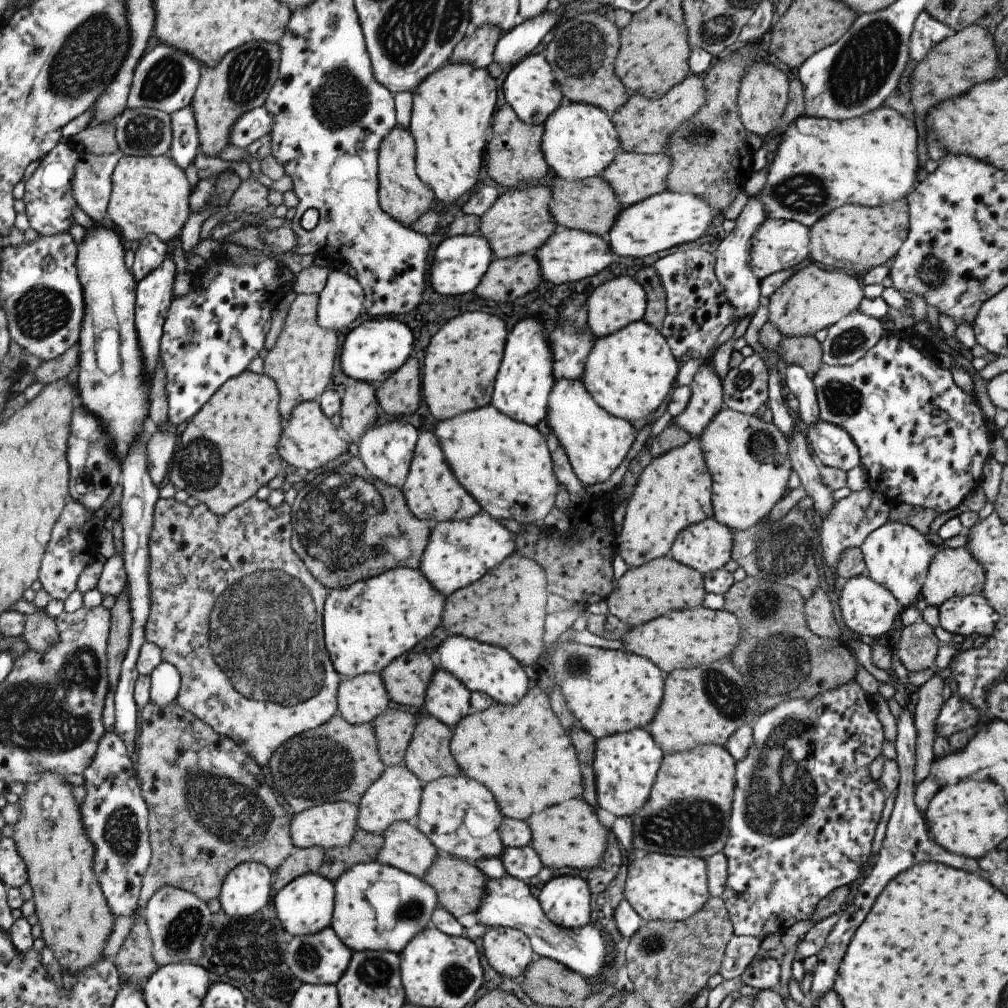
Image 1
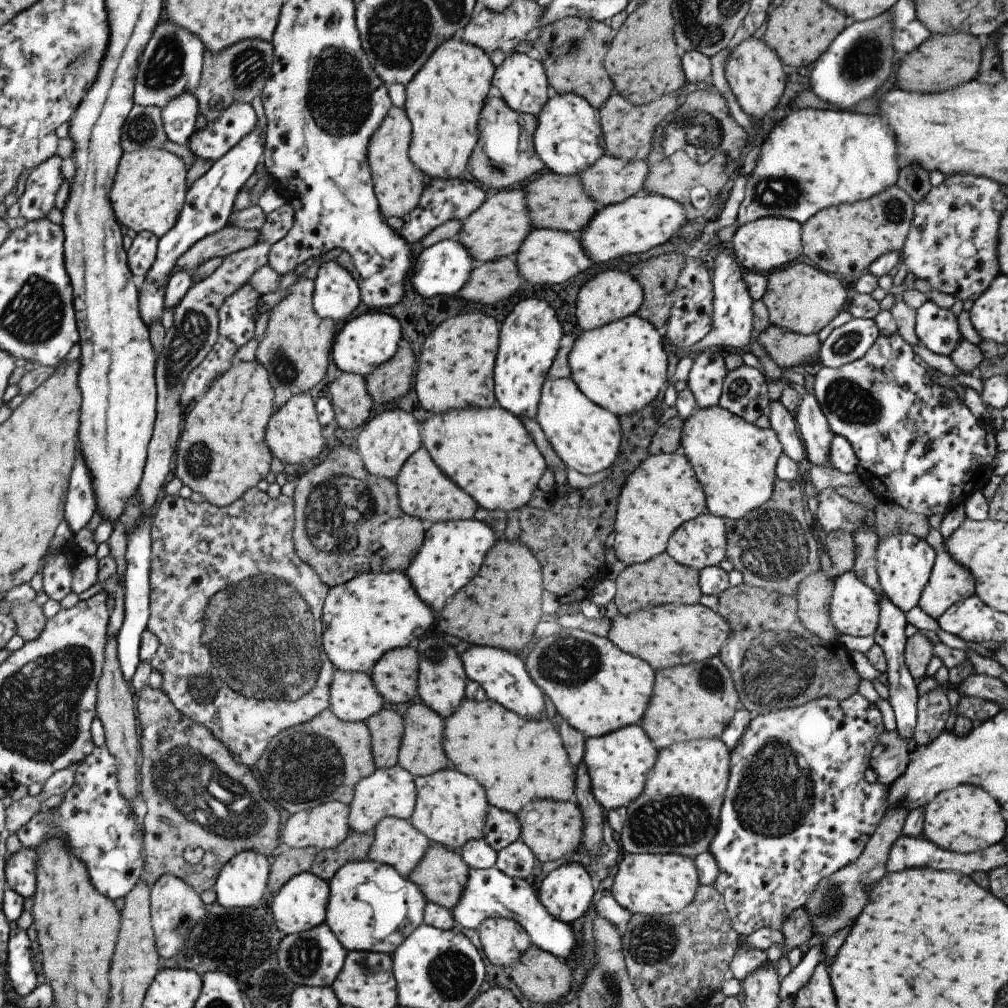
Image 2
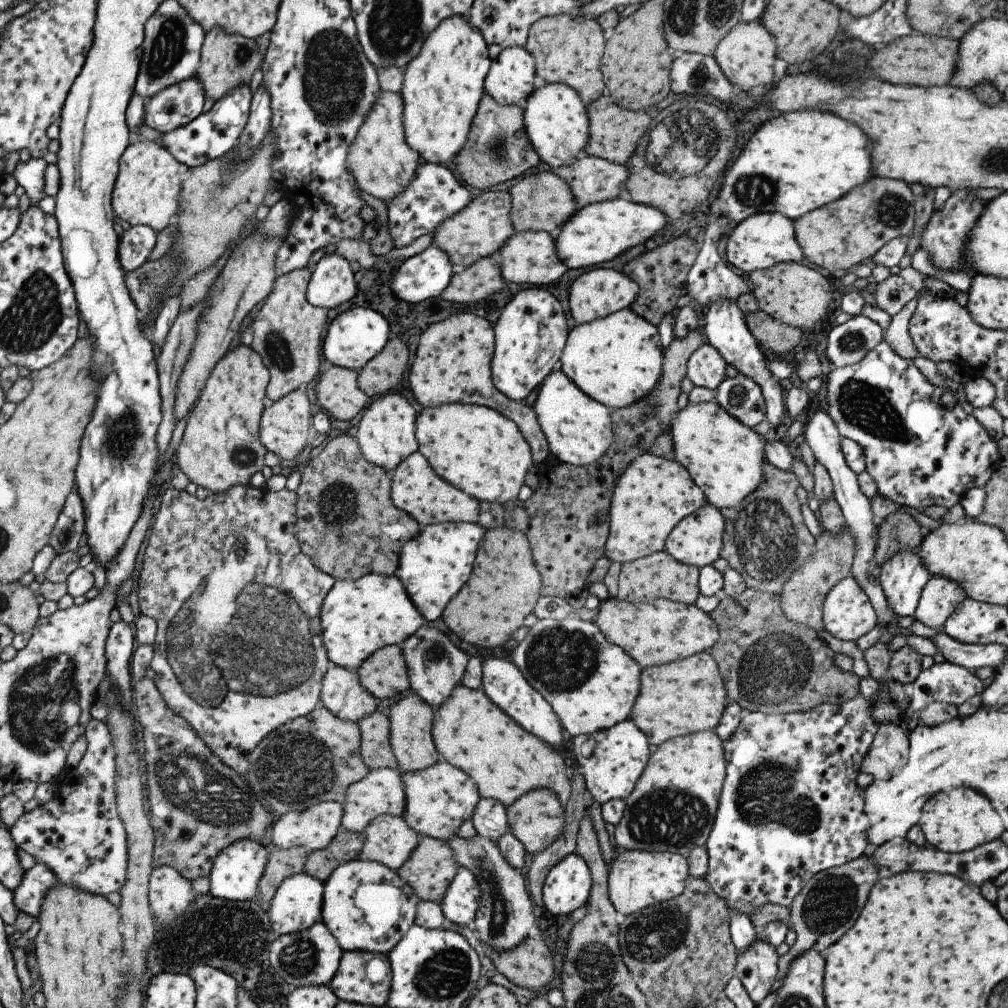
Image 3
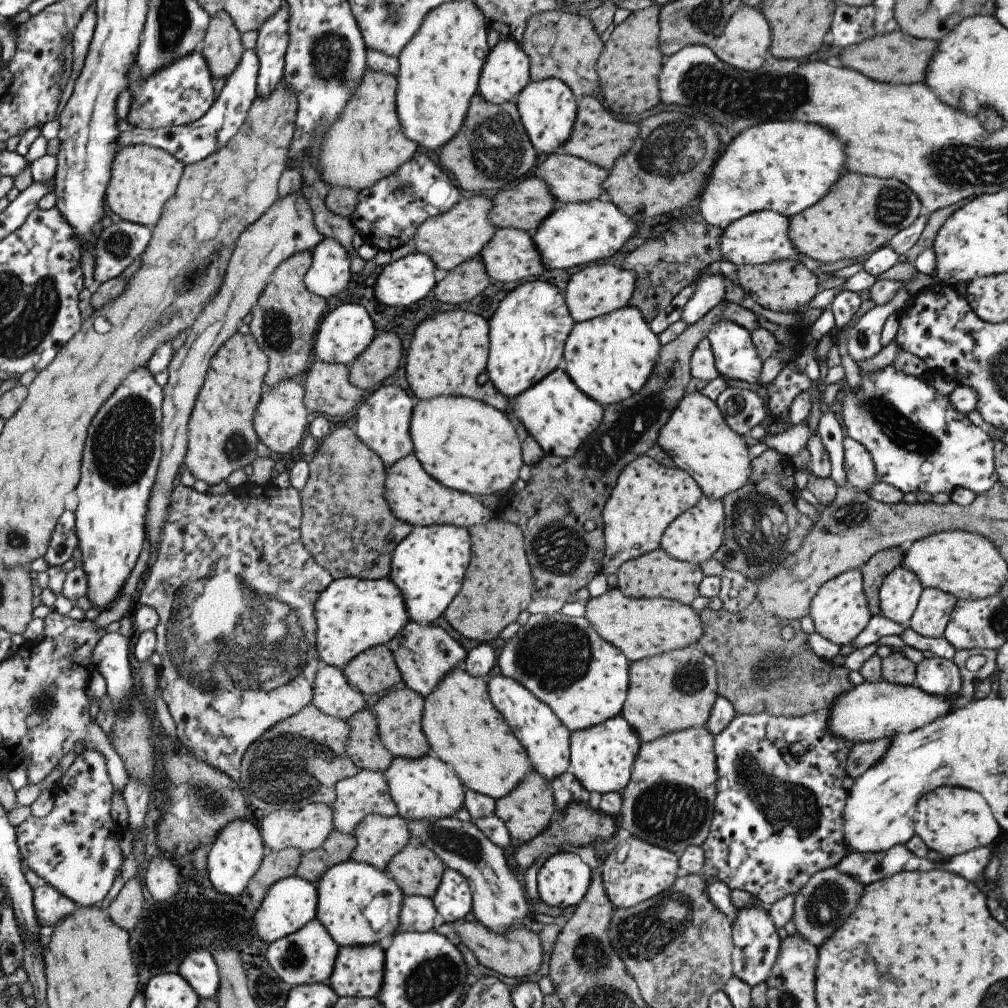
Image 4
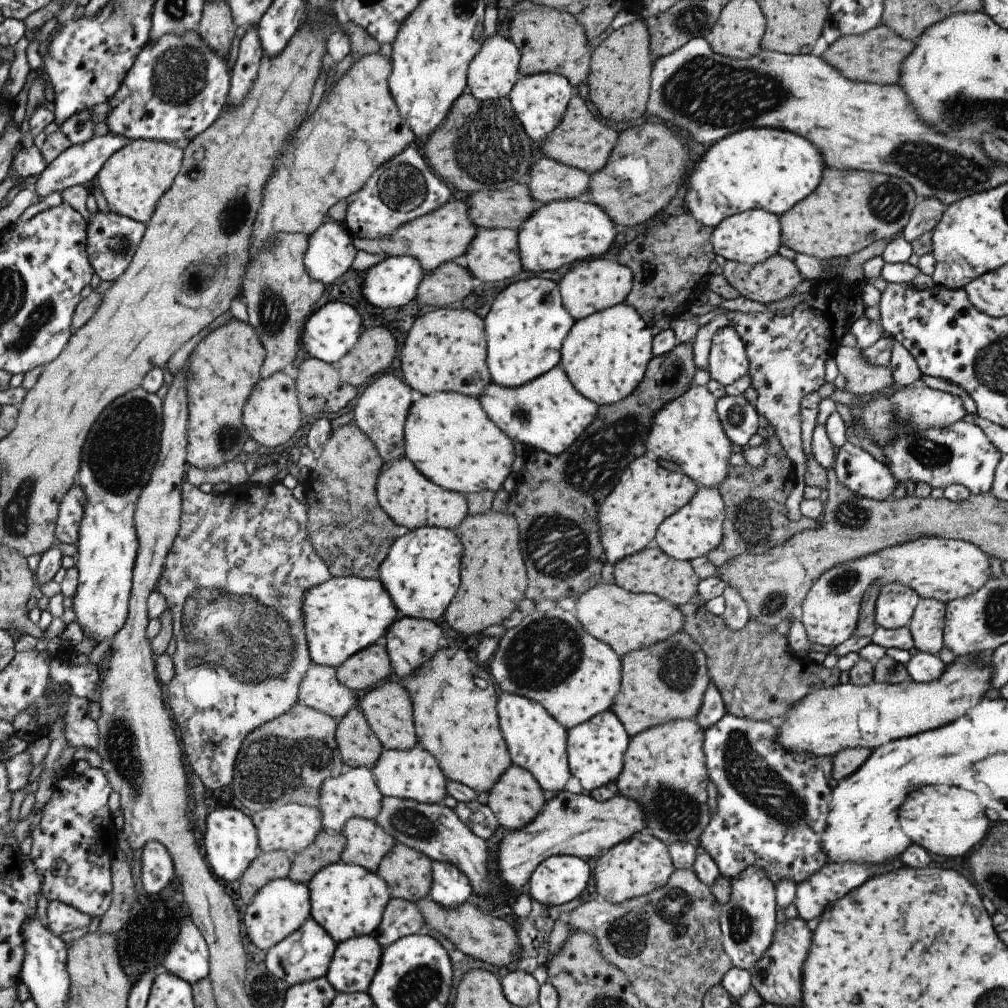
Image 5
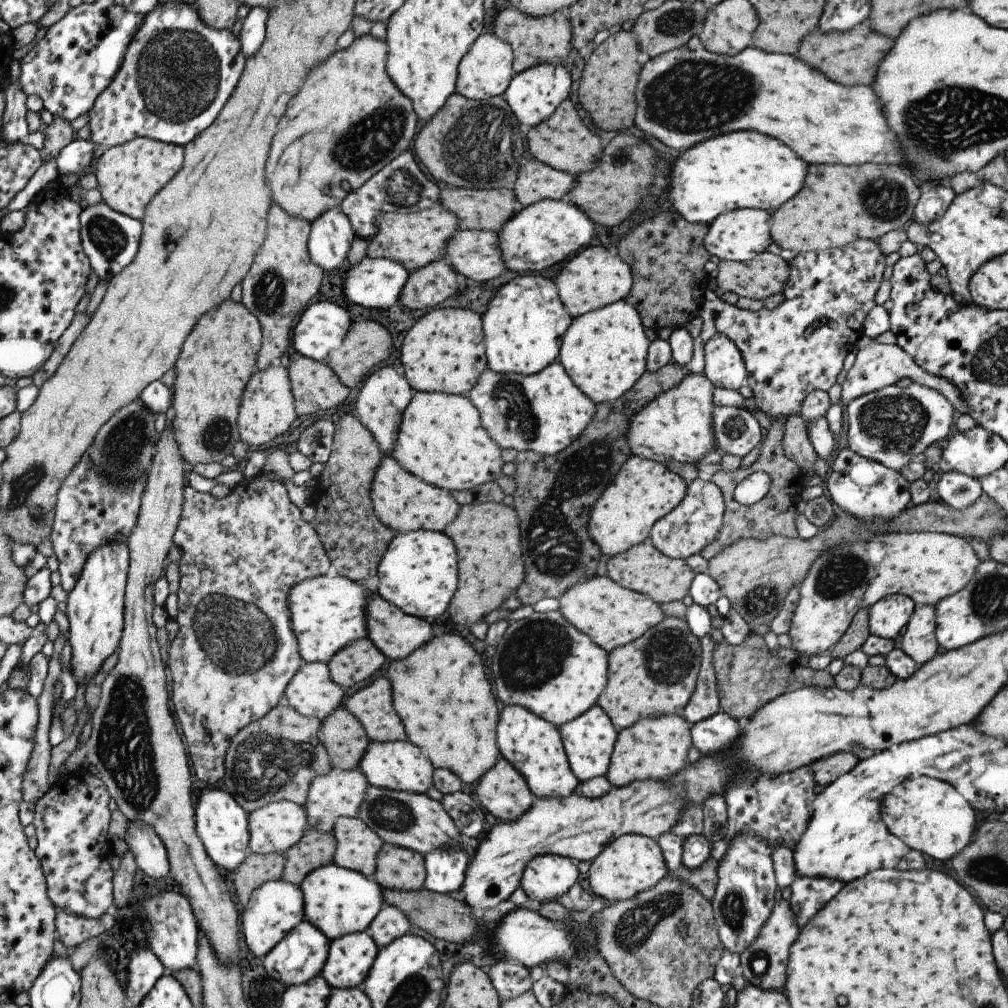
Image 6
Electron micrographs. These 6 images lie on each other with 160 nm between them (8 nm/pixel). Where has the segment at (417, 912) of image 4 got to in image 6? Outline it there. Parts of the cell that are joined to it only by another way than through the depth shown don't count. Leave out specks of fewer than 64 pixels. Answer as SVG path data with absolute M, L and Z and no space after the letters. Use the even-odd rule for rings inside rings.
M382 904L365 932L379 948L403 936L410 926L410 922L402 912L395 907Z

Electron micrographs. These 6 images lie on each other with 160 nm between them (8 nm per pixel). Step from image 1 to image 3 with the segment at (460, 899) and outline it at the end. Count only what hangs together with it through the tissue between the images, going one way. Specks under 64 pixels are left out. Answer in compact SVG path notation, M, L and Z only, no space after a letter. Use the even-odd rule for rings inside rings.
M418 835L416 847L410 852L408 859L395 872L400 879L409 885L419 901L439 902L456 873L456 862L448 845L440 839Z

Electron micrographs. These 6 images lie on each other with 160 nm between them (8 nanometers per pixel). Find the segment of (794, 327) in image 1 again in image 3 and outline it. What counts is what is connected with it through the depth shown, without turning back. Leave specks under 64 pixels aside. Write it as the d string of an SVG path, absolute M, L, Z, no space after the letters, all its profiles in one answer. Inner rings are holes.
M801 263L774 264L765 270L748 273L746 281L751 284L750 293L755 297L761 311L799 330L813 328L814 324L824 316L829 307L827 304L831 300L829 282L817 270Z

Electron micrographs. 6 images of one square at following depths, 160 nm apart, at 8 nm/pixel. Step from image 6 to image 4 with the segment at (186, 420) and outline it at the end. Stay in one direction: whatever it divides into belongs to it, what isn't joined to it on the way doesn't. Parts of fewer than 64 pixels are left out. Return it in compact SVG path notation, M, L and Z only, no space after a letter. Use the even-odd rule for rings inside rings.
M233 334L218 352L211 358L205 380L197 392L193 409L187 422L187 443L185 446L184 468L194 480L203 481L207 485L216 485L231 475L235 470L242 470L251 465L257 458L256 445L259 443L251 420L264 389L263 378L267 372L268 360L261 348L257 347L250 334L242 336Z

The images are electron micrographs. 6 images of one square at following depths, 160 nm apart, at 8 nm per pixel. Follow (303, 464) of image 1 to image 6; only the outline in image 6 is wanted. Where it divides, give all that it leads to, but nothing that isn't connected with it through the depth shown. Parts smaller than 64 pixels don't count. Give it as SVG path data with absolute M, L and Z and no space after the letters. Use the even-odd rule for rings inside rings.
M278 363L271 364L263 370L255 370L248 378L240 396L236 423L241 442L248 446L263 446L291 426L297 416L291 392L288 372Z

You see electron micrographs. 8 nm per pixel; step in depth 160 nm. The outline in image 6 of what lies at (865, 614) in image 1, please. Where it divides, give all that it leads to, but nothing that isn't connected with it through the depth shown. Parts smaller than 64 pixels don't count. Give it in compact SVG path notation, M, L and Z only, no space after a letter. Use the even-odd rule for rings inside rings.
M887 531L871 535L864 541L861 539L845 541L839 546L833 545L830 549L820 552L816 559L813 559L799 586L799 598L790 619L787 636L790 648L798 654L795 662L803 667L807 665L807 660L811 656L825 654L825 650L829 650L841 638L859 609L868 608L883 597L902 594L911 598L915 606L933 607L939 599L957 592L967 583L972 578L978 562L977 556L965 538L937 531L912 533Z

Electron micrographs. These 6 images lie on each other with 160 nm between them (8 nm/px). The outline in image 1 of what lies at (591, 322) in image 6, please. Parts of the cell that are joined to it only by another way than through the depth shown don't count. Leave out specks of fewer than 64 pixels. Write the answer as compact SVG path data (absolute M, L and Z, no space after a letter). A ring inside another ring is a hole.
M639 319L593 341L580 381L597 406L631 423L651 414L661 404L667 390L674 386L677 369L675 357L661 333Z

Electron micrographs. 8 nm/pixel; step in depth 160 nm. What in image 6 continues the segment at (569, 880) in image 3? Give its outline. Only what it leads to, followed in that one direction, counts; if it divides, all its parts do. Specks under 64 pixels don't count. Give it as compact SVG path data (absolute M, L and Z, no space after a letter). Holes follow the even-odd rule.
M539 855L523 867L519 887L529 899L545 903L565 894L576 882L577 874L571 859L559 855Z

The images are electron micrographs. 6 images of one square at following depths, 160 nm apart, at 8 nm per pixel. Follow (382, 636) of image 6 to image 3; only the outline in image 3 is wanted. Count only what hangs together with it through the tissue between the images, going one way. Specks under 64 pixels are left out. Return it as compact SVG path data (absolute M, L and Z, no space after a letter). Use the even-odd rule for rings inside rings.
M417 628L413 635L400 642L399 648L405 661L411 692L433 709L438 707L460 682L467 664L467 656L455 648L445 634L435 628Z

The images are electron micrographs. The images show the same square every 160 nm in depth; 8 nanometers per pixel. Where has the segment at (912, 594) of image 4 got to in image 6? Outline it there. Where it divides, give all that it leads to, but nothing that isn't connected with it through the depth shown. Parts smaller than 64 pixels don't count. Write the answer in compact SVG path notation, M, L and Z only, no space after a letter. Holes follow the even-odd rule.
M902 594L879 599L868 607L869 634L892 641L909 620L914 607L911 598Z

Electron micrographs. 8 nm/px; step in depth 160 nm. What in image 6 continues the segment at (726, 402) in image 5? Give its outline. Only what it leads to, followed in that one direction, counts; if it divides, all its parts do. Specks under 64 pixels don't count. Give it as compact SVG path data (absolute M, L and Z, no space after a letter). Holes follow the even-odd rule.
M713 407L712 431L716 450L743 458L758 447L761 430L753 415L741 407Z

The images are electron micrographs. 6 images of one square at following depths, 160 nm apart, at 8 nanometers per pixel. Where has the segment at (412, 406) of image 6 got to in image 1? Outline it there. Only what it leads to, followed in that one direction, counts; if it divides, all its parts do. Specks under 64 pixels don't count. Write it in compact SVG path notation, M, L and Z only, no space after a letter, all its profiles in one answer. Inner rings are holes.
M491 403L488 405L476 408L472 411L467 411L451 418L437 421L432 432L437 437L437 442L443 453L445 462L448 464L450 471L453 473L455 480L475 499L475 502L481 507L481 512L487 513L492 519L498 520L515 520L521 525L541 525L541 520L549 512L551 506L554 506L554 498L558 489L556 476L552 473L552 460L549 454L546 442L540 435L540 432L531 425L520 423L505 413L499 412Z

